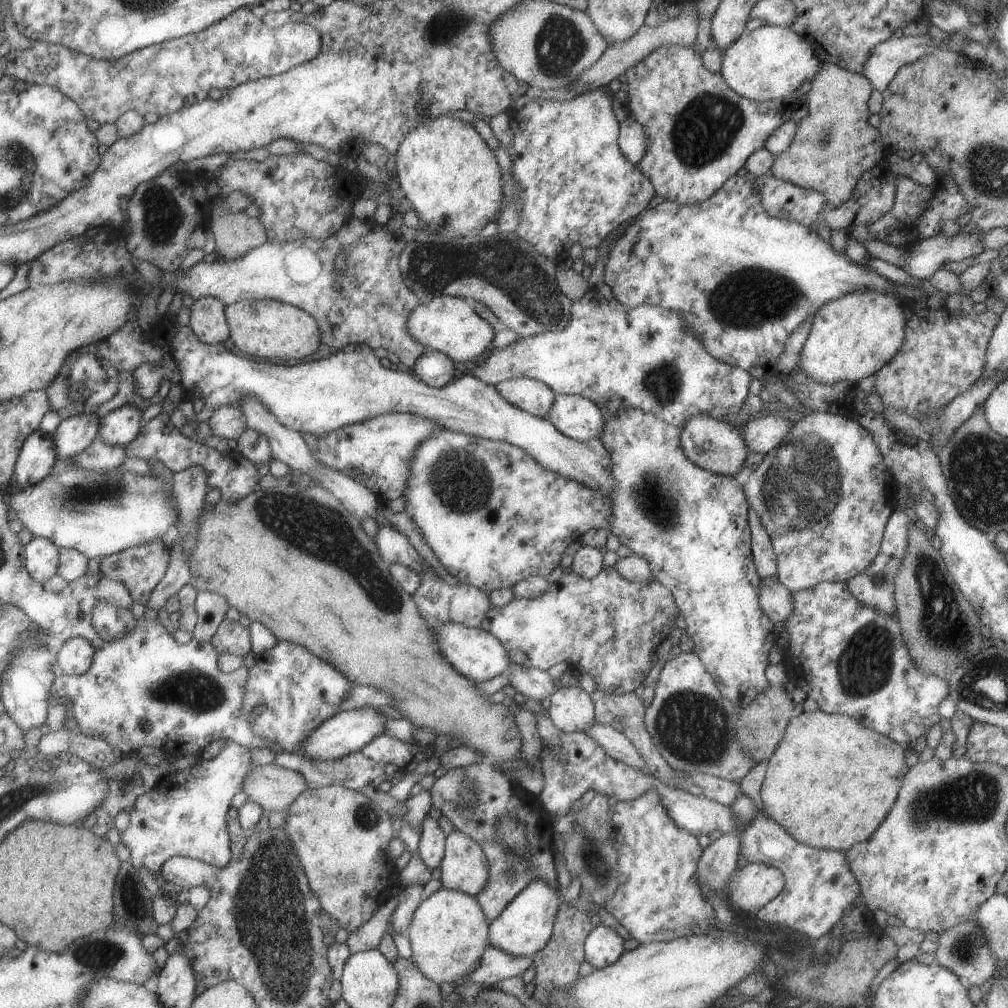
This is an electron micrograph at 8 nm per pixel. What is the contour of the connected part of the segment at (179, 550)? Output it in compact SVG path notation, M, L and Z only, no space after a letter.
M193 466L192 468L177 472L173 477L173 497L179 510L180 522L178 523L178 537L174 540L171 548L171 563L167 570L166 578L155 588L148 606L153 610L161 610L167 606L171 596L178 596L179 592L191 581L191 554L197 548L197 536L199 536L199 520L205 508L205 496L210 490L207 470L203 466Z

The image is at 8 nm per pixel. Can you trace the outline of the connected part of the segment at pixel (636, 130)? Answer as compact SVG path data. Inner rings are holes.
M627 114L621 122L618 123L618 150L627 158L631 164L638 164L647 150L647 136L643 132L643 126Z

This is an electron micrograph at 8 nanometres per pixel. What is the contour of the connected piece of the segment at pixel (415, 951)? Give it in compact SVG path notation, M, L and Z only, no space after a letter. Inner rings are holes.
M442 887L419 902L402 945L416 968L437 985L453 982L475 970L488 946L488 925L477 898Z

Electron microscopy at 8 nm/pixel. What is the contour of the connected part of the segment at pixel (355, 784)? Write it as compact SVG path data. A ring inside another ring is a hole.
M280 750L275 751L274 755L275 759L270 764L299 772L299 774L305 778L305 784L307 784L308 789L340 785L353 791L361 791L361 788L364 786L369 785L376 788L380 783L387 780L383 766L366 758L360 751L335 760L311 760L311 758L305 758L305 756L297 752L289 753Z

